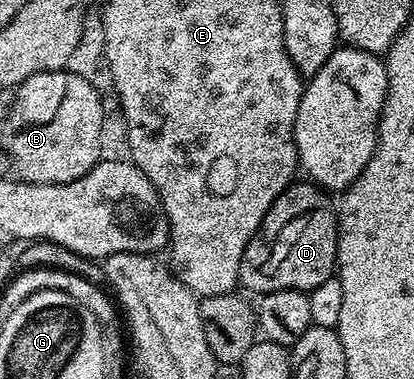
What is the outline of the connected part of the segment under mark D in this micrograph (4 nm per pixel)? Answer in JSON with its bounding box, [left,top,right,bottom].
[240,182,338,294]

